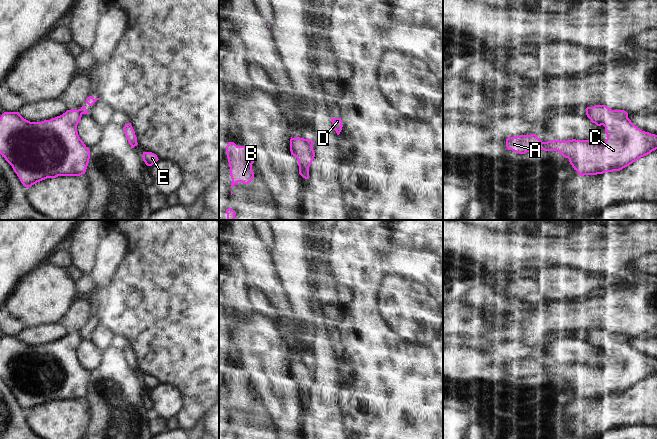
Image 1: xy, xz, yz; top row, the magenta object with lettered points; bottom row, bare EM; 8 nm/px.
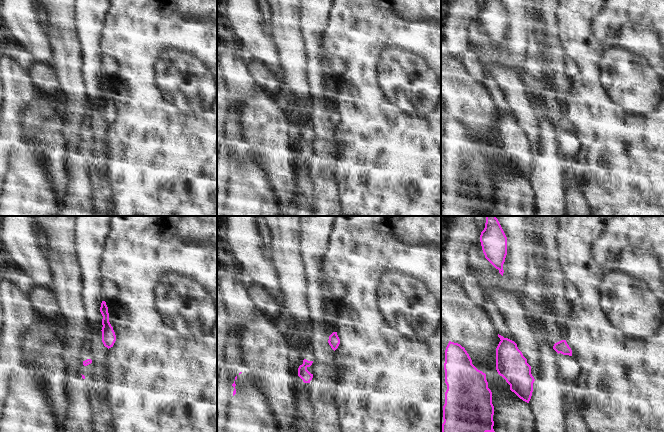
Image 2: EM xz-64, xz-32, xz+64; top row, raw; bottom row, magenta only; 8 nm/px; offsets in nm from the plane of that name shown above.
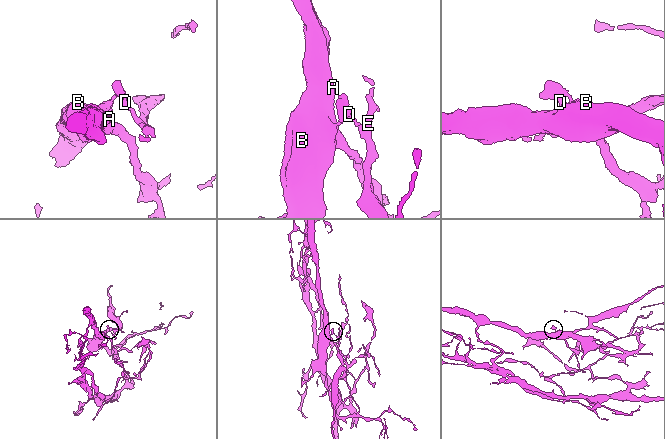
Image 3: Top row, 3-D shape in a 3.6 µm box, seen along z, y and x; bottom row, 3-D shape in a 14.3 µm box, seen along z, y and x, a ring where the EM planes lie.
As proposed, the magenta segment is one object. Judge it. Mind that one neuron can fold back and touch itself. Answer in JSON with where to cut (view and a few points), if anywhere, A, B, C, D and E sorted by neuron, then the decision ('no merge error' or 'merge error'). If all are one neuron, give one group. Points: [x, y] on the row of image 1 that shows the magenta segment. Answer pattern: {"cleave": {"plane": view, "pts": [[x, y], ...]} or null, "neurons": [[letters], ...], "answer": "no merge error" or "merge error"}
{"cleave": {"plane": "xz", "pts": [[304, 139], [311, 146]]}, "neurons": [["A", "B", "C"], ["D", "E"]], "answer": "merge error"}

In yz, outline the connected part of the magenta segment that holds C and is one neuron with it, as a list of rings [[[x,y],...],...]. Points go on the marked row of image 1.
[[[595,105],[586,115],[592,123],[605,127],[605,141],[591,143],[589,140],[572,139],[542,142],[536,134],[531,134],[508,137],[506,147],[519,154],[537,149],[558,151],[569,159],[579,176],[620,171],[657,149],[657,135],[635,126],[624,110]]]

